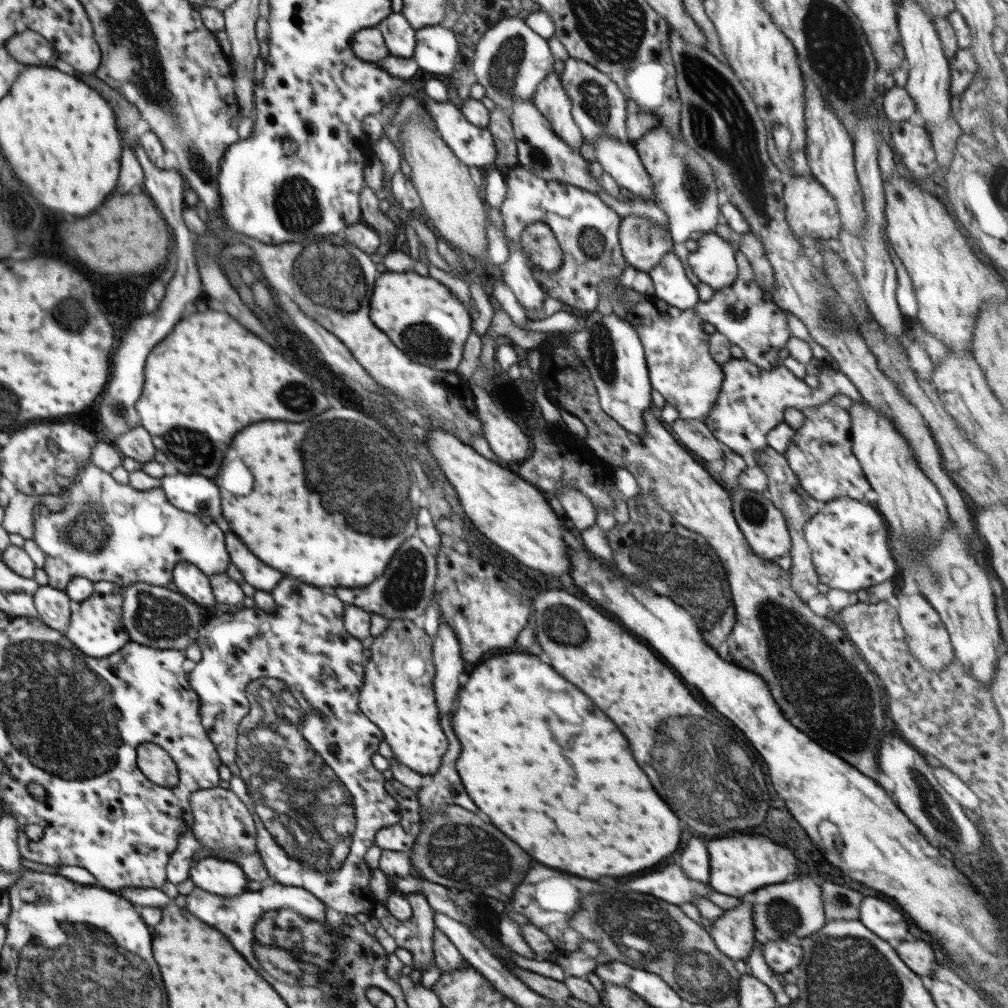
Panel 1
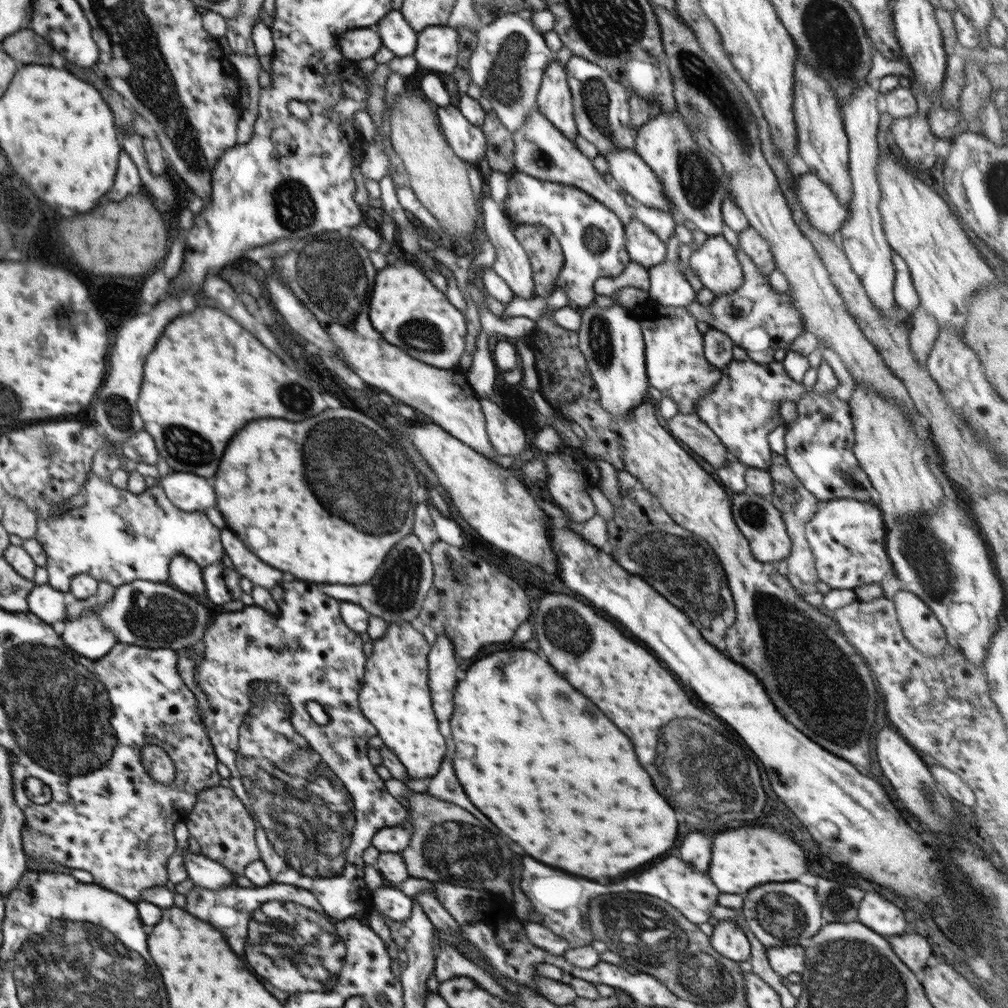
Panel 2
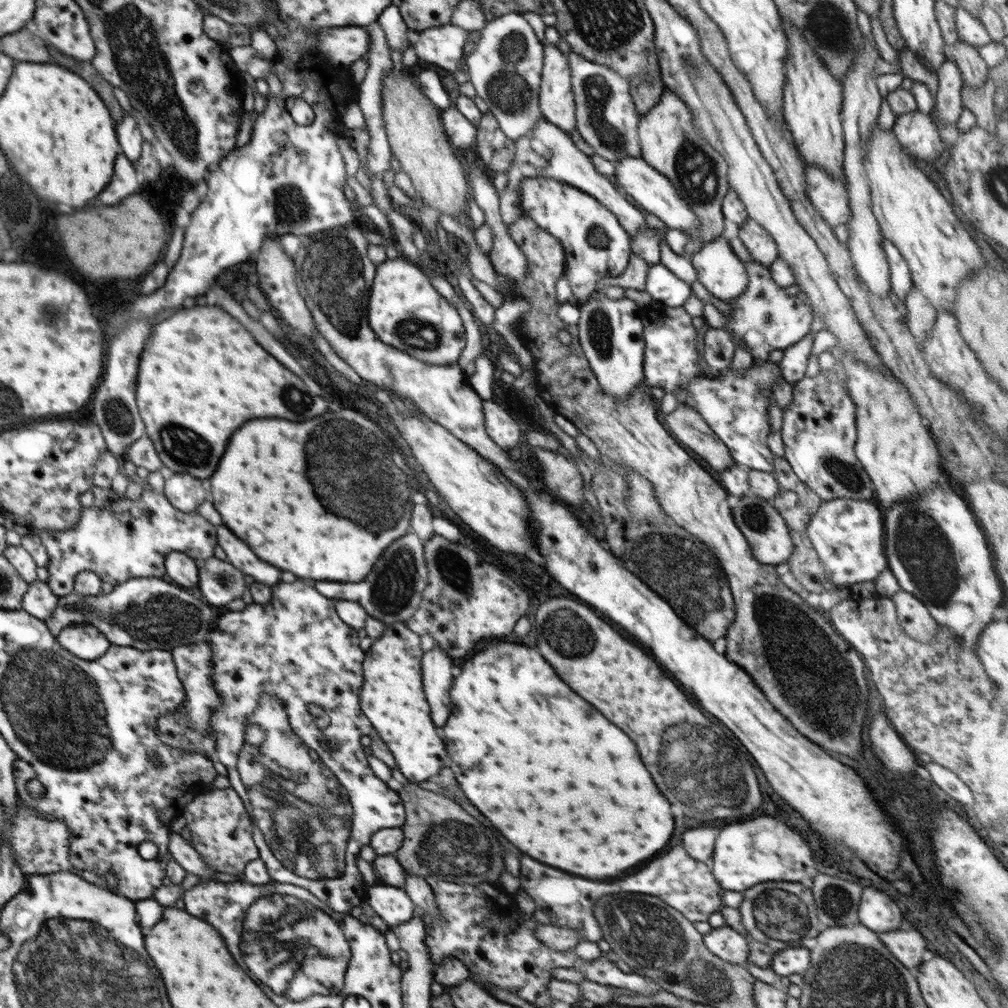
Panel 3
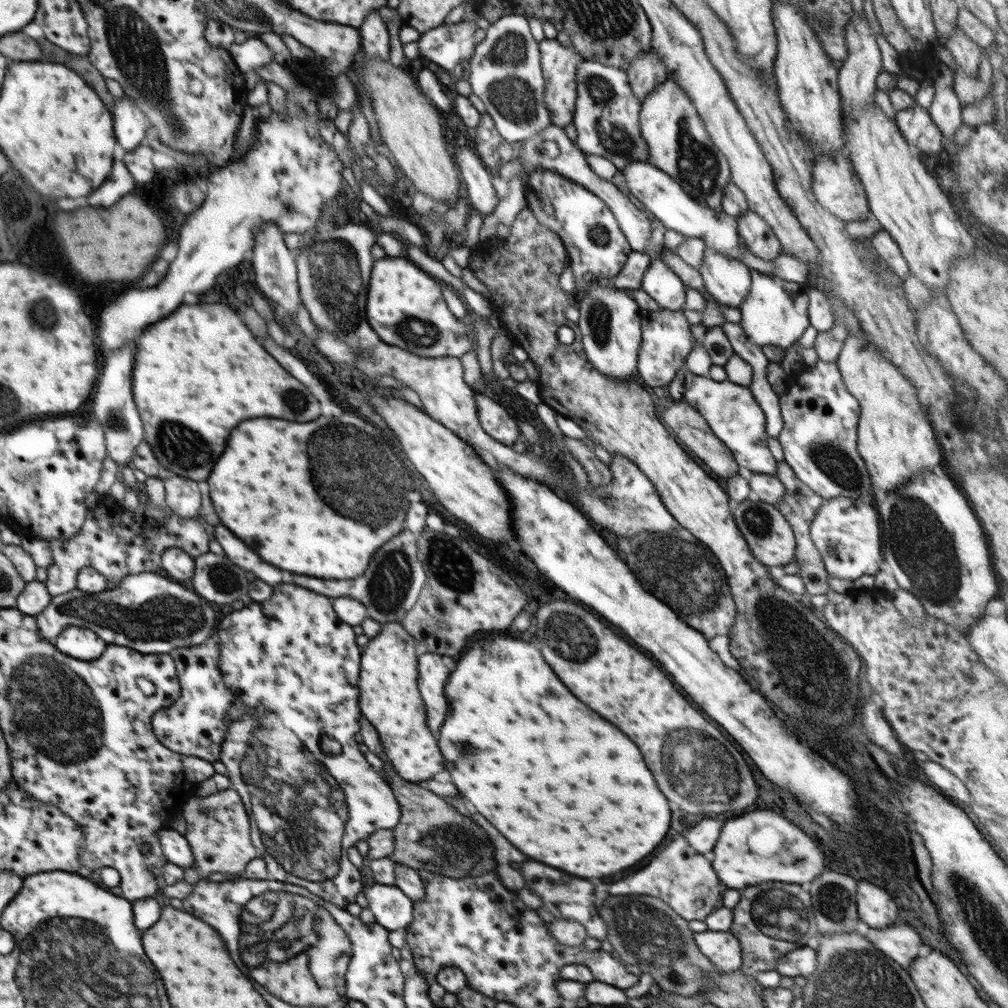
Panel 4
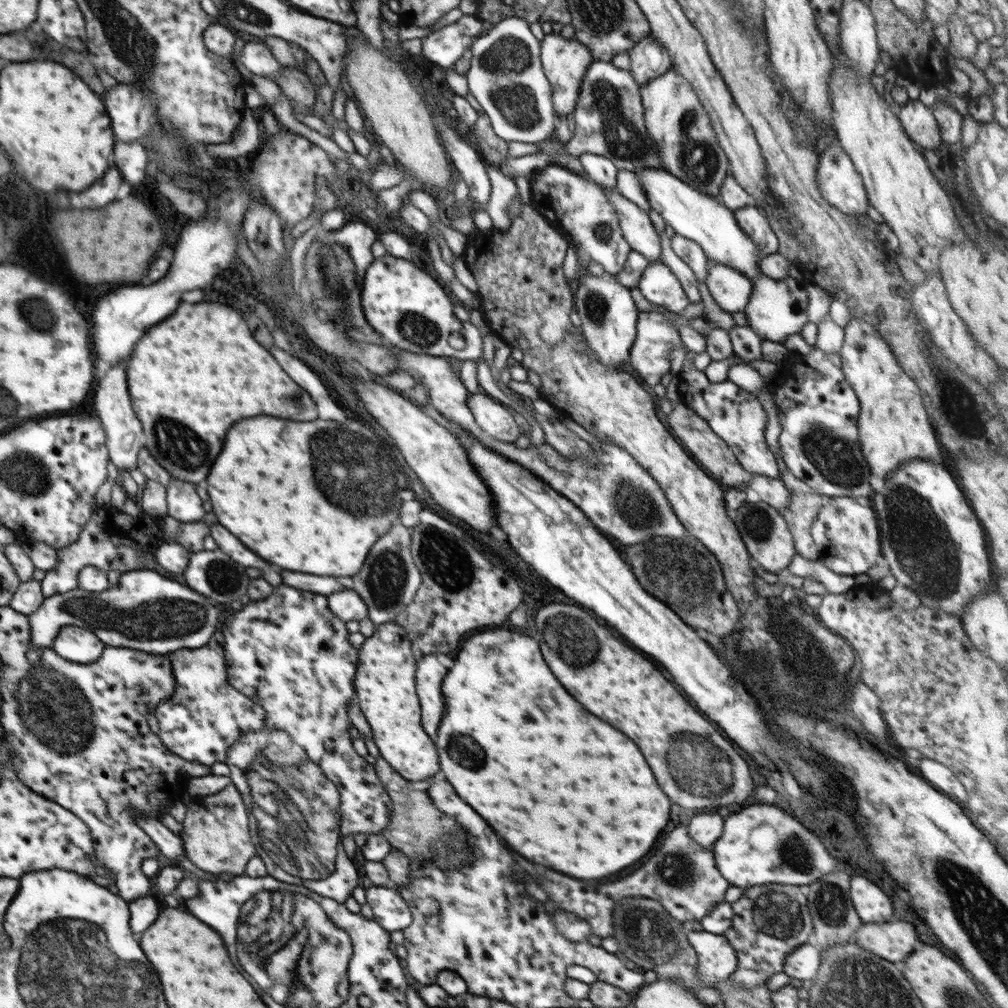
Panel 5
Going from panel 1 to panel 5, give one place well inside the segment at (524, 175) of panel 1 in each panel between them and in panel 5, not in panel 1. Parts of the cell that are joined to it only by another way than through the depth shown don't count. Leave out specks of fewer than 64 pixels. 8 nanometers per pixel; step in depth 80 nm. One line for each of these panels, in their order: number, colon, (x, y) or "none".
2: (592, 238)
3: (596, 246)
4: (596, 247)
5: (578, 207)

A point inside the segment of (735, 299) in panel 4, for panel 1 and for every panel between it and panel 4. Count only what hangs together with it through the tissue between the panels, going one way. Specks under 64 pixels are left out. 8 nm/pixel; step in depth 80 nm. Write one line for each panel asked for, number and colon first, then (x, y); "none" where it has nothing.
1: (713, 262)
2: (716, 264)
3: (721, 272)

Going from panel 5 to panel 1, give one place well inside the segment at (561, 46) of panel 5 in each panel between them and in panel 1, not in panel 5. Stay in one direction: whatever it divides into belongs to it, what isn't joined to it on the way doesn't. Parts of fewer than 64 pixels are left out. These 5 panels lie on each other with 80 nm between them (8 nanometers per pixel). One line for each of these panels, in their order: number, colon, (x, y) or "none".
1: (550, 99)
2: (554, 101)
3: (557, 103)
4: (559, 64)

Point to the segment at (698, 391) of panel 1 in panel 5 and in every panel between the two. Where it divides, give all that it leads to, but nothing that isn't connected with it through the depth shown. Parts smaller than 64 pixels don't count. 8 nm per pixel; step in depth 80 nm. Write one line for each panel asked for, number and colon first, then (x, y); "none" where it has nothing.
2: (676, 364)
3: (671, 357)
4: (666, 343)
5: (657, 333)

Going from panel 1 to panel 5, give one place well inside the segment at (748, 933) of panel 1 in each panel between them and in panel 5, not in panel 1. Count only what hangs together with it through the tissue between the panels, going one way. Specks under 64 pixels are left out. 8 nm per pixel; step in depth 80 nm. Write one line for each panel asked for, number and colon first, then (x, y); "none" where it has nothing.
2: (728, 939)
3: (726, 943)
4: (722, 949)
5: (717, 960)

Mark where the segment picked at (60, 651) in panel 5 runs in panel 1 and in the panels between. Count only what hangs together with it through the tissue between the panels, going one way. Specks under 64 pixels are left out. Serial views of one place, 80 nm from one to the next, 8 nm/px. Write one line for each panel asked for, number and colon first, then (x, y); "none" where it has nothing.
1: (94, 628)
2: (86, 634)
3: (83, 640)
4: (80, 643)

